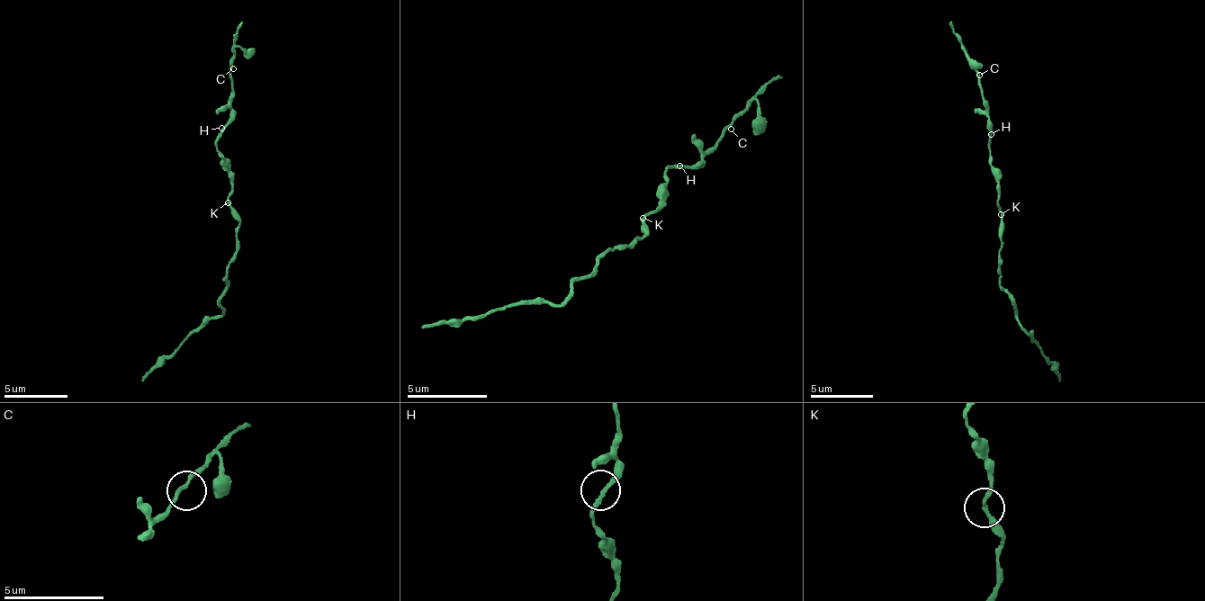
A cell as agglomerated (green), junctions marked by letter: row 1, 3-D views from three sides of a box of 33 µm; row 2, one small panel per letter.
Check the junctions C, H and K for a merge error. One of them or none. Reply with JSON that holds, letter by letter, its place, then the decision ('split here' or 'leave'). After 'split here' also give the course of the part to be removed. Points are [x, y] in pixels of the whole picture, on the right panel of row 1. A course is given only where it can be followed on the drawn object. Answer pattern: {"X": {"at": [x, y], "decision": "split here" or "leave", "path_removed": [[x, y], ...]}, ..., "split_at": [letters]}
{"C": {"at": [979, 75], "decision": "leave"}, "H": {"at": [991, 134], "decision": "leave"}, "K": {"at": [1001, 214], "decision": "leave"}, "split_at": []}

